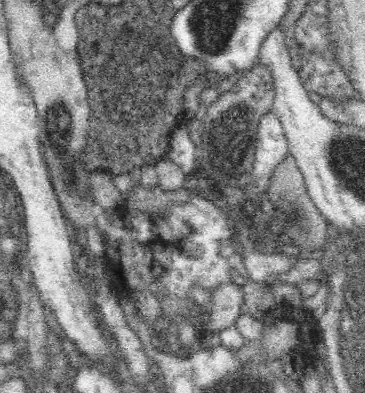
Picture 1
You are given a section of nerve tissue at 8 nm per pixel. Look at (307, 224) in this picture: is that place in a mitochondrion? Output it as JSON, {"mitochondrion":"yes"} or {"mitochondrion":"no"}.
{"mitochondrion":"yes"}

